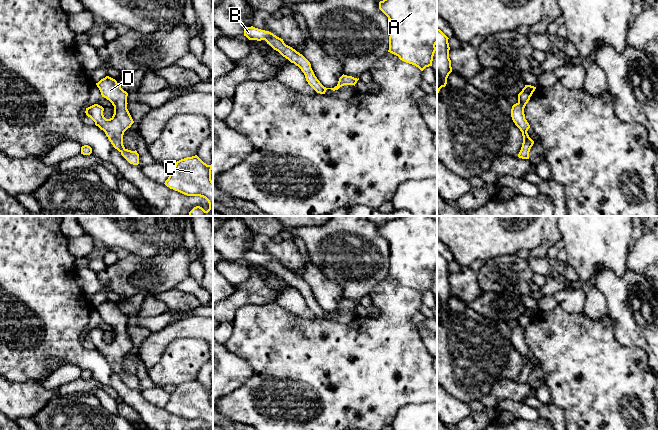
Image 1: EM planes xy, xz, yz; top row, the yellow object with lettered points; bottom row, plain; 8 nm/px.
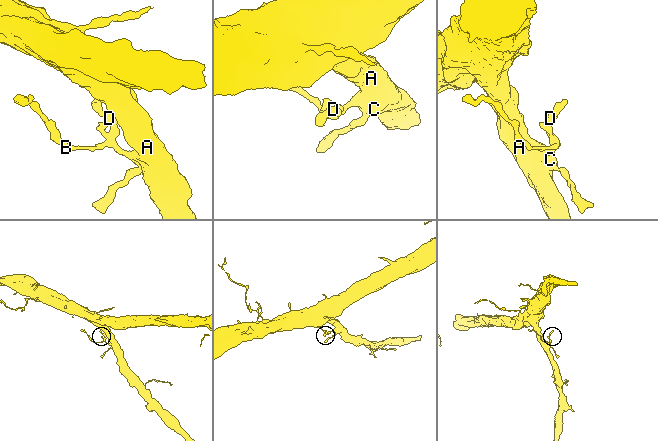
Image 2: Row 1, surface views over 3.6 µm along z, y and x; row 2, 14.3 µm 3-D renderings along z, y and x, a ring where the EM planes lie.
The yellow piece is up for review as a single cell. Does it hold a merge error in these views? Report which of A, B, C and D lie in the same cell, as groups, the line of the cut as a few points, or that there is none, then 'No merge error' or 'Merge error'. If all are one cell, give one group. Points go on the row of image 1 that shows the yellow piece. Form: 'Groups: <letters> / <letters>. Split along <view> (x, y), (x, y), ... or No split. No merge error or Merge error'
Groups: A B C D. No split. No merge error

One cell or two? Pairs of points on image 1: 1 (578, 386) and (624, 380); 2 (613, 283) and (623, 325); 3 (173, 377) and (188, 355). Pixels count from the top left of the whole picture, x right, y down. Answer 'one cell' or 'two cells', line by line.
1: one cell
2: one cell
3: one cell

